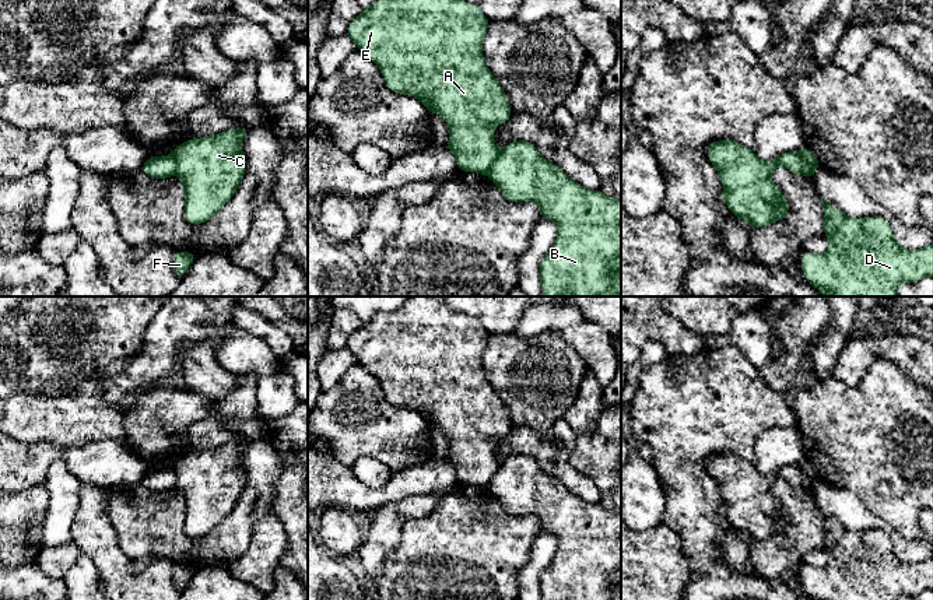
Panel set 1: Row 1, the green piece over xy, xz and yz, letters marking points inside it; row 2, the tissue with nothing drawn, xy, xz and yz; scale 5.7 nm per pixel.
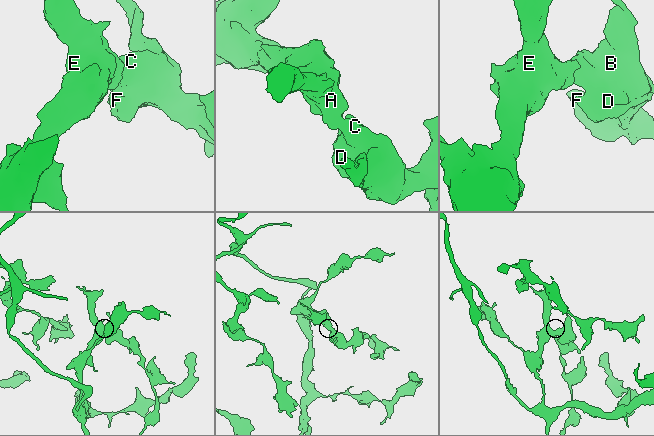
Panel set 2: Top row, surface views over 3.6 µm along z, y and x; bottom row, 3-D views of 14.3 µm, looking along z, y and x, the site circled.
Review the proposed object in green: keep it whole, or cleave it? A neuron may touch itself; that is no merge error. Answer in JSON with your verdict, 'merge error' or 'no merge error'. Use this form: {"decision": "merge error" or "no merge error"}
{"decision": "merge error"}

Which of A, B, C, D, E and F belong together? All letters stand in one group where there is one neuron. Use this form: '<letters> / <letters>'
A E / B C D F

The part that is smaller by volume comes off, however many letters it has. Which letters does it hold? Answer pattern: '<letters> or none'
A, E

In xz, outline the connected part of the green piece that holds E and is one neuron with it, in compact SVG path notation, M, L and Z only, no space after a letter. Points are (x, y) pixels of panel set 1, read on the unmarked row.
M408 297L396 310L373 315L347 340L347 348L380 382L390 404L417 411L428 427L438 427L445 432L450 448L443 460L453 466L457 484L463 485L488 485L499 467L494 456L494 441L505 438L512 429L506 407L484 375L481 359L488 338L490 333L478 319L457 313L443 297Z

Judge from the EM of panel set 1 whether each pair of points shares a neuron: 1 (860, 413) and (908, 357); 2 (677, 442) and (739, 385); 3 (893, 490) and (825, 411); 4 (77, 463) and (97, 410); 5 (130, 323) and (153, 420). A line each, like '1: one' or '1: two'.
1: two
2: one
3: one
4: two
5: two

